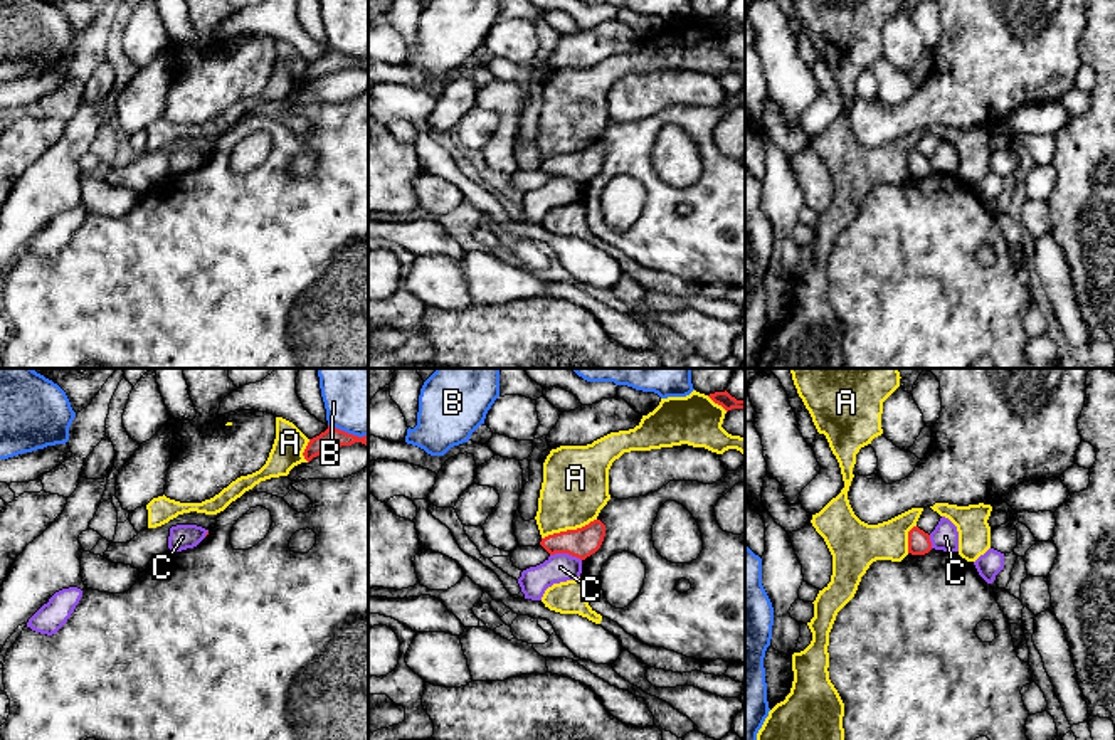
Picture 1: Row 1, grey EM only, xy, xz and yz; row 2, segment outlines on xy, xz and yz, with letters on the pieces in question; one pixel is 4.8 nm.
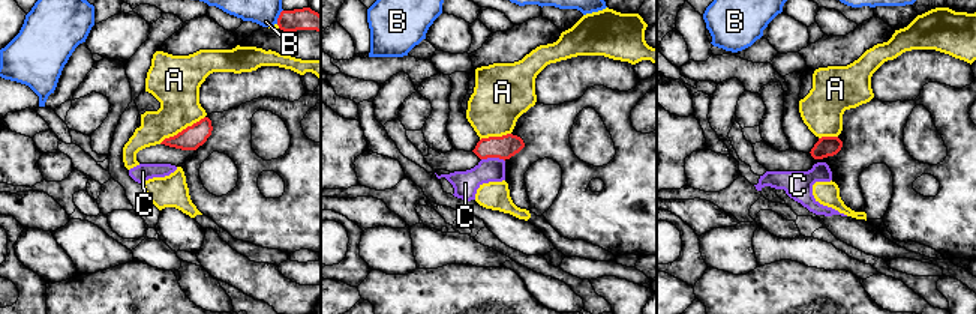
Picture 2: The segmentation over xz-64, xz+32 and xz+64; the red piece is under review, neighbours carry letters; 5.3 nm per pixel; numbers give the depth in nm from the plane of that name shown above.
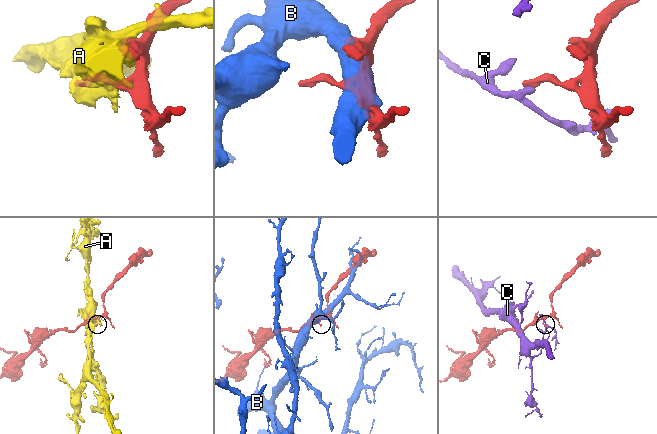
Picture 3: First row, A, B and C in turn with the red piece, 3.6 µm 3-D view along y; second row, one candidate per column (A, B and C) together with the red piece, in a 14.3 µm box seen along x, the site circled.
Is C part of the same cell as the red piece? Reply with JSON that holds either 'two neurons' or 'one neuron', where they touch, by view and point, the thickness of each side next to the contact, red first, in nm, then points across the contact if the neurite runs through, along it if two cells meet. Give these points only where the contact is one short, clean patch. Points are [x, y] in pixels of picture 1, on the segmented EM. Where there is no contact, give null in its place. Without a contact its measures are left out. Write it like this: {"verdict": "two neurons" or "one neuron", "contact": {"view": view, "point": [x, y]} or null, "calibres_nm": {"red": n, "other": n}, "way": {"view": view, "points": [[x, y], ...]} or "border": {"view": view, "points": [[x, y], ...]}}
{"verdict": "two neurons", "contact": {"view": "xz", "point": [565, 552]}, "calibres_nm": {"red": 140, "other": 140}, "border": {"view": "xz", "points": [[550, 554], [570, 554], [581, 560]]}}

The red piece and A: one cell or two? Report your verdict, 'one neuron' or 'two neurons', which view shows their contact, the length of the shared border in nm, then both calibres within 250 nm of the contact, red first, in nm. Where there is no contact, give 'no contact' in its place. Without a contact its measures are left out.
two neurons | xz | 280 nm | 140/320 nm

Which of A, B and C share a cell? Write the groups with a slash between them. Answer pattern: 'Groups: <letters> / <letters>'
Groups: A / B / C

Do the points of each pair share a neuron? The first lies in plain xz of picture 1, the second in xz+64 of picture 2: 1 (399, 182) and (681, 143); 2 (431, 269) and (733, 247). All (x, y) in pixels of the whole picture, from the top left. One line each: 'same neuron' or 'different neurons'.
1: same neuron
2: same neuron

